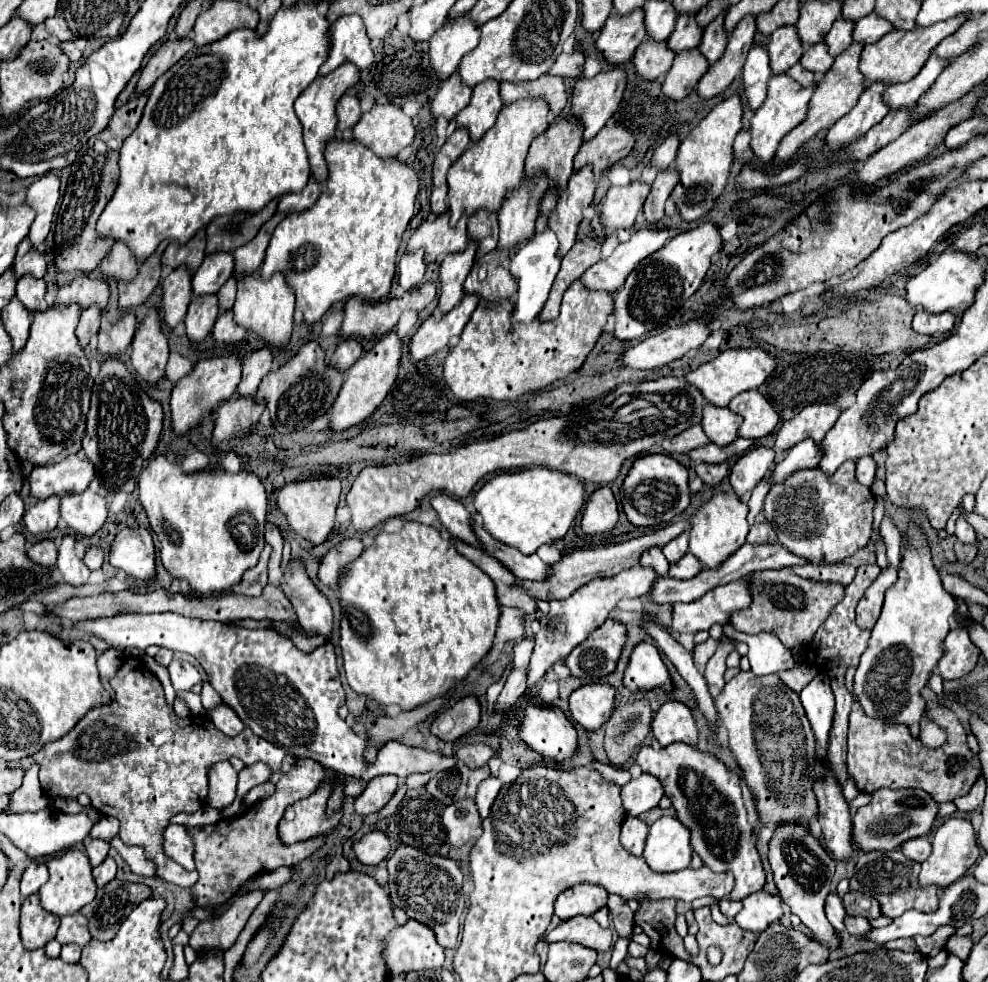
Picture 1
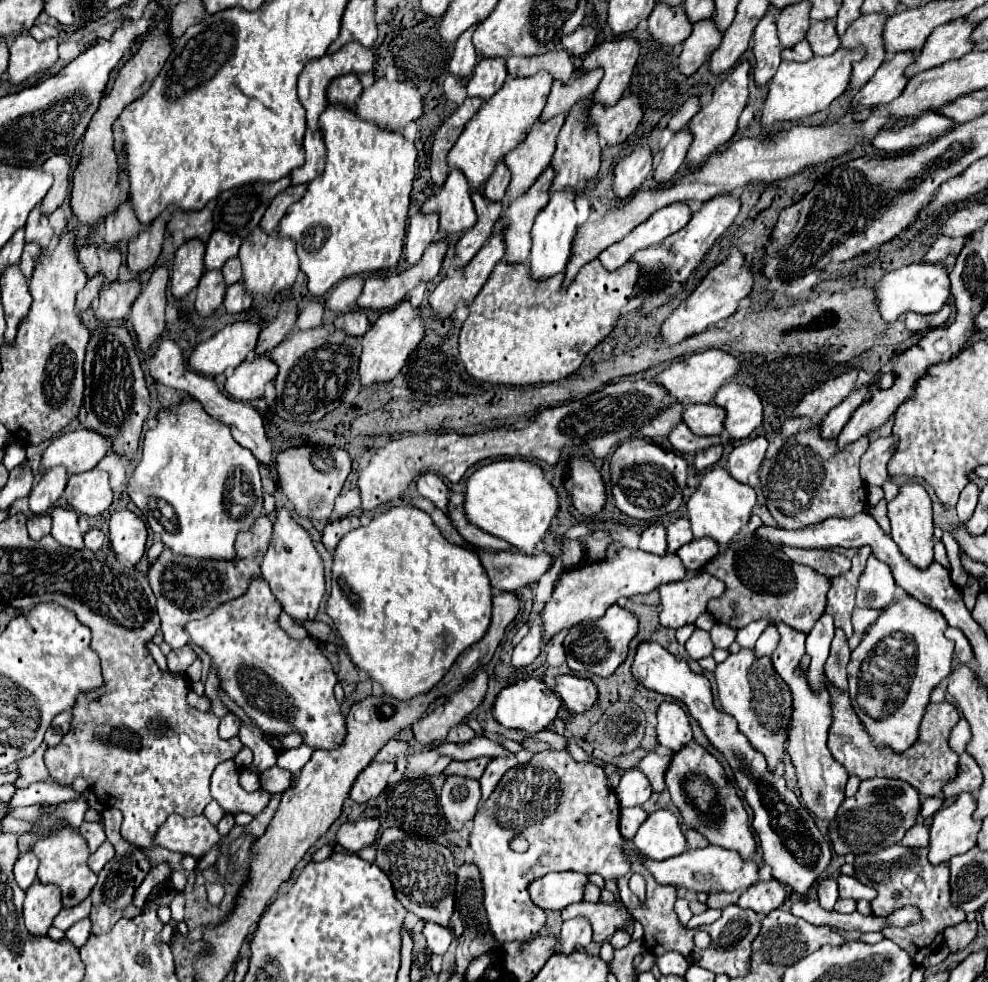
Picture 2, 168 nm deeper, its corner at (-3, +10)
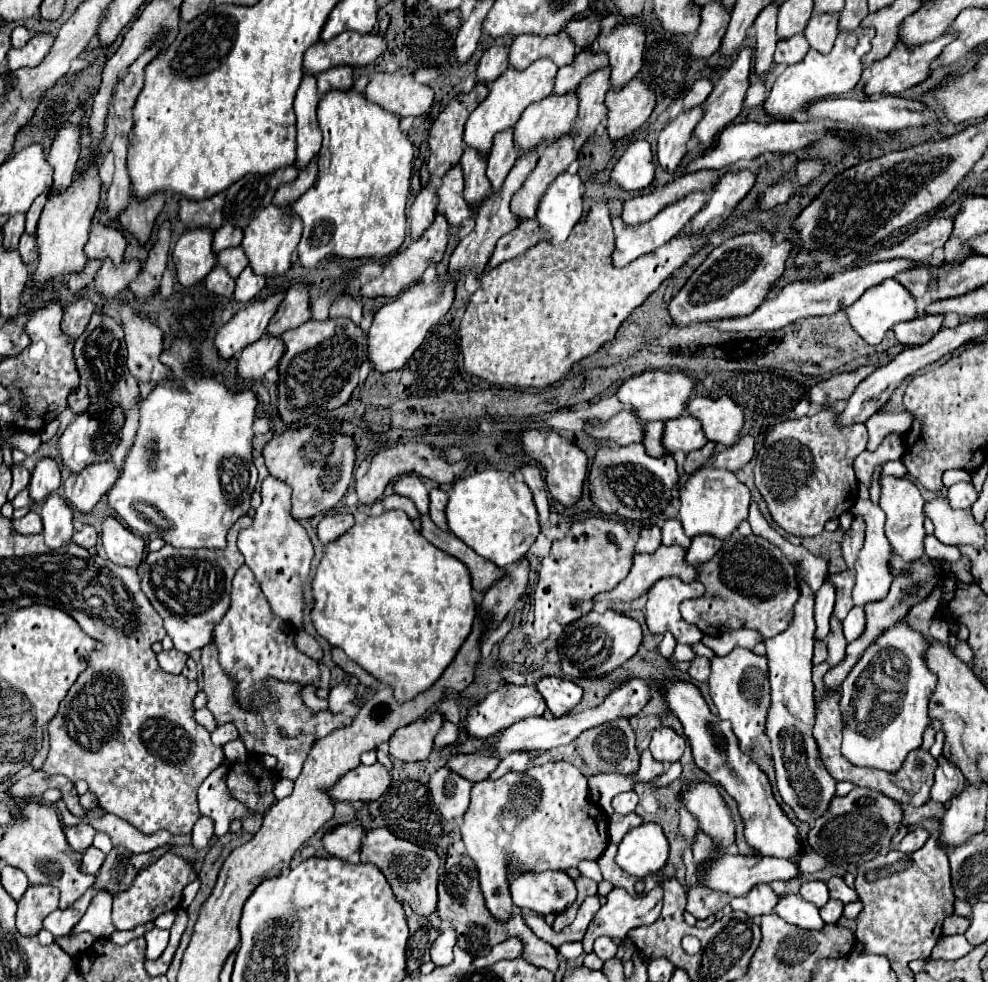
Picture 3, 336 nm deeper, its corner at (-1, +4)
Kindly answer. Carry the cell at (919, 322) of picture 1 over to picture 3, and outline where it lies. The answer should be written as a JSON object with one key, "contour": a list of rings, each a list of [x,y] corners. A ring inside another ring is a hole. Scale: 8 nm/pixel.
{"contour":[[[921,315],[921,319],[913,319],[913,323],[897,323],[893,331],[903,345],[923,345],[941,329],[941,323],[943,315]]]}

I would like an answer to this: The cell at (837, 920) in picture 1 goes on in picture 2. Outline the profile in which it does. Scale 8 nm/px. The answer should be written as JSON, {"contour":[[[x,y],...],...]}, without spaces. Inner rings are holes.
{"contour":[[[821,879],[821,881],[817,881],[815,889],[817,889],[817,901],[819,901],[819,905],[823,909],[831,911],[833,905],[835,905],[835,901],[837,901],[837,897],[839,897],[835,879]]]}

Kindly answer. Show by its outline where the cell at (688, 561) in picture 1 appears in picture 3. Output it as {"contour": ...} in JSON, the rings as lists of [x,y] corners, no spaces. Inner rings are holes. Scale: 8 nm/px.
{"contour":[[[699,535],[691,541],[691,547],[687,549],[685,561],[689,565],[701,565],[707,563],[709,559],[713,559],[713,555],[721,549],[723,541],[721,539],[713,539],[711,535]]]}

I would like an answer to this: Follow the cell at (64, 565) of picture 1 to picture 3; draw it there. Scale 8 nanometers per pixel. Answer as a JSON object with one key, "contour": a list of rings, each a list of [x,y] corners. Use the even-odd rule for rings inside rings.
{"contour":[[[57,493],[49,495],[45,505],[41,507],[41,519],[43,519],[43,535],[45,543],[53,549],[65,547],[71,543],[73,537],[73,513],[65,499],[61,499]]]}

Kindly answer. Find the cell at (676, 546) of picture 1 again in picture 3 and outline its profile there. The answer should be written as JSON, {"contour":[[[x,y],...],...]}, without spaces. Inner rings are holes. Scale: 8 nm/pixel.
{"contour":[[[669,519],[663,525],[663,545],[679,545],[683,549],[687,549],[691,543],[691,539],[683,533],[683,525],[677,519]]]}

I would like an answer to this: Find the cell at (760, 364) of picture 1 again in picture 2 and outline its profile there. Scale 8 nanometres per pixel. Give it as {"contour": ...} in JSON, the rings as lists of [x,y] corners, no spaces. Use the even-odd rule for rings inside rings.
{"contour":[[[709,349],[709,351],[697,351],[691,357],[671,363],[665,371],[653,377],[653,381],[661,385],[679,403],[683,403],[685,399],[689,403],[709,403],[715,397],[717,389],[725,385],[739,371],[739,367],[741,367],[741,361],[737,357],[719,349]]]}

